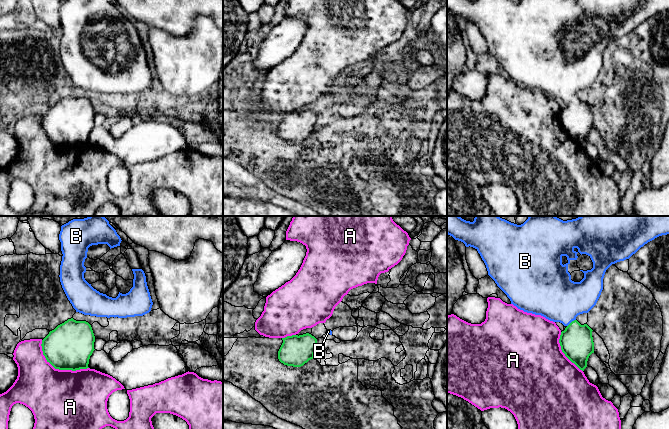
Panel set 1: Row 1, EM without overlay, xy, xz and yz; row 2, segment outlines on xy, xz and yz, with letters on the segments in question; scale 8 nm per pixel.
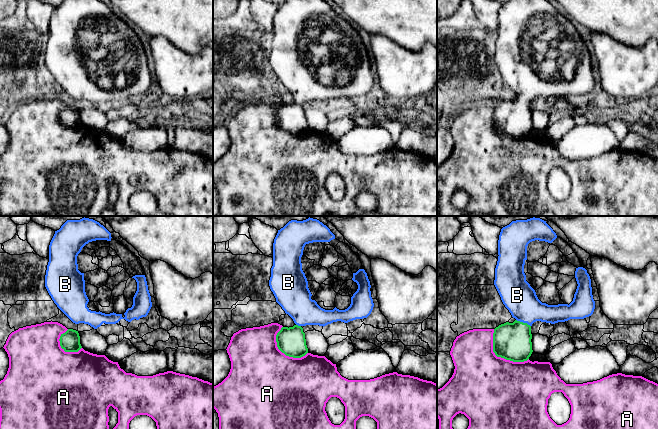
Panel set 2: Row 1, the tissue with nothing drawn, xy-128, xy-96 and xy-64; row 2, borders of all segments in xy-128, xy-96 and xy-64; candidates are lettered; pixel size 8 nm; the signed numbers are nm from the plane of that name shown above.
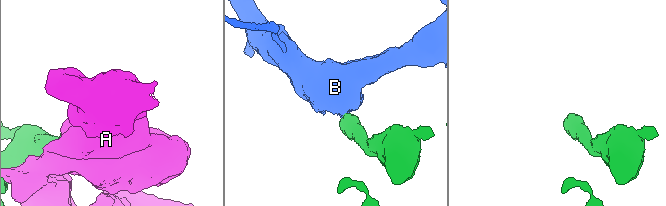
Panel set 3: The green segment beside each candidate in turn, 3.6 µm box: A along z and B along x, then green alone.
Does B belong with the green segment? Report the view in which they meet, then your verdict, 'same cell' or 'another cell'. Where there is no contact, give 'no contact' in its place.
contact in yz; same cell

